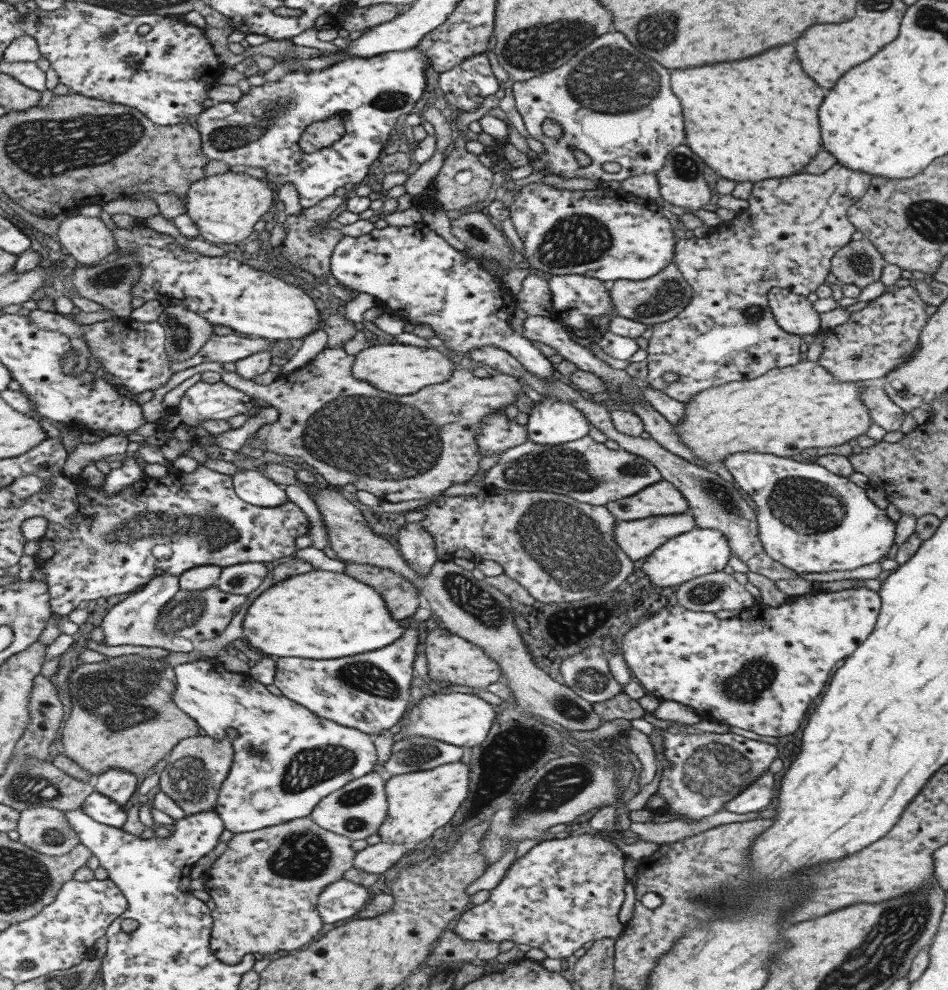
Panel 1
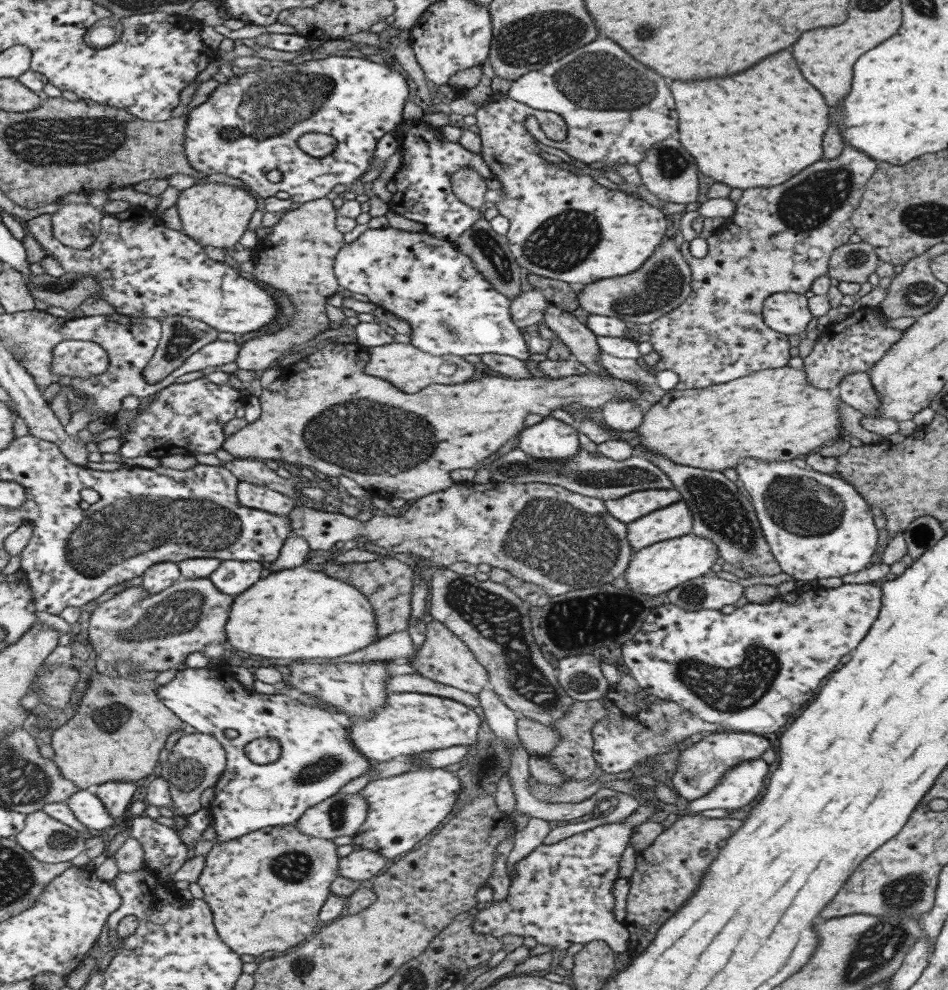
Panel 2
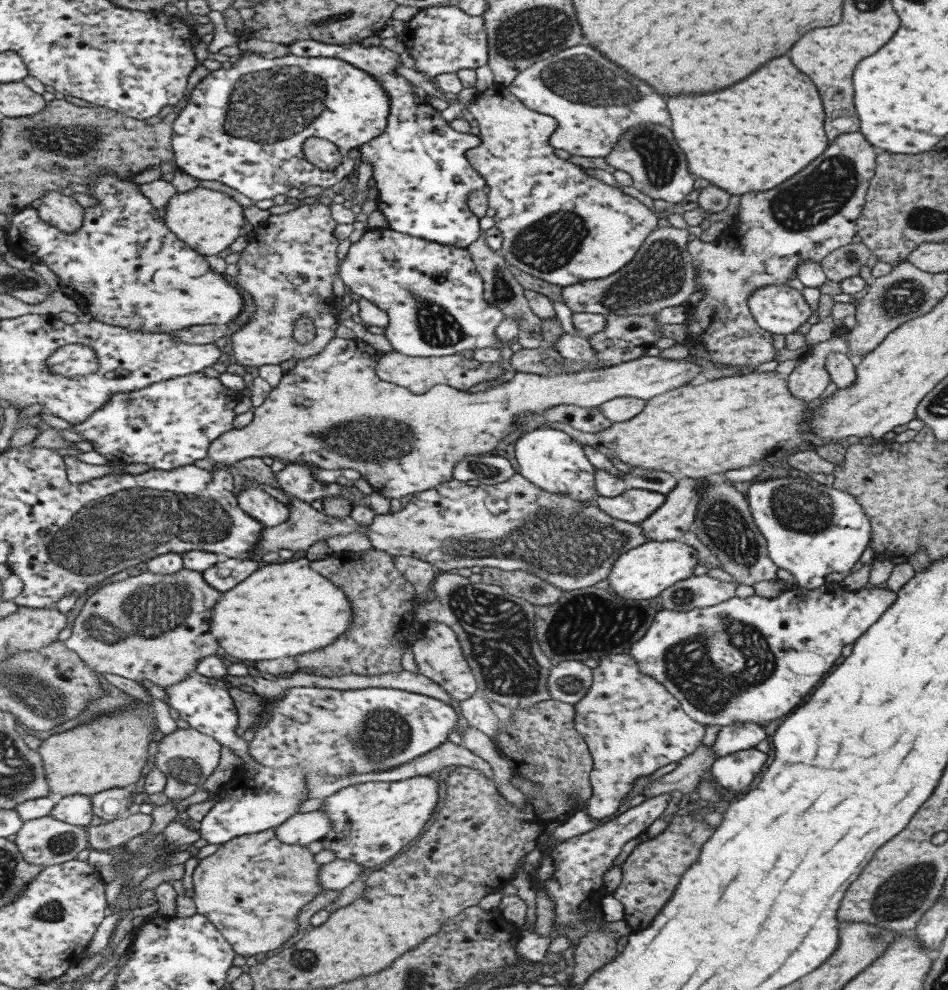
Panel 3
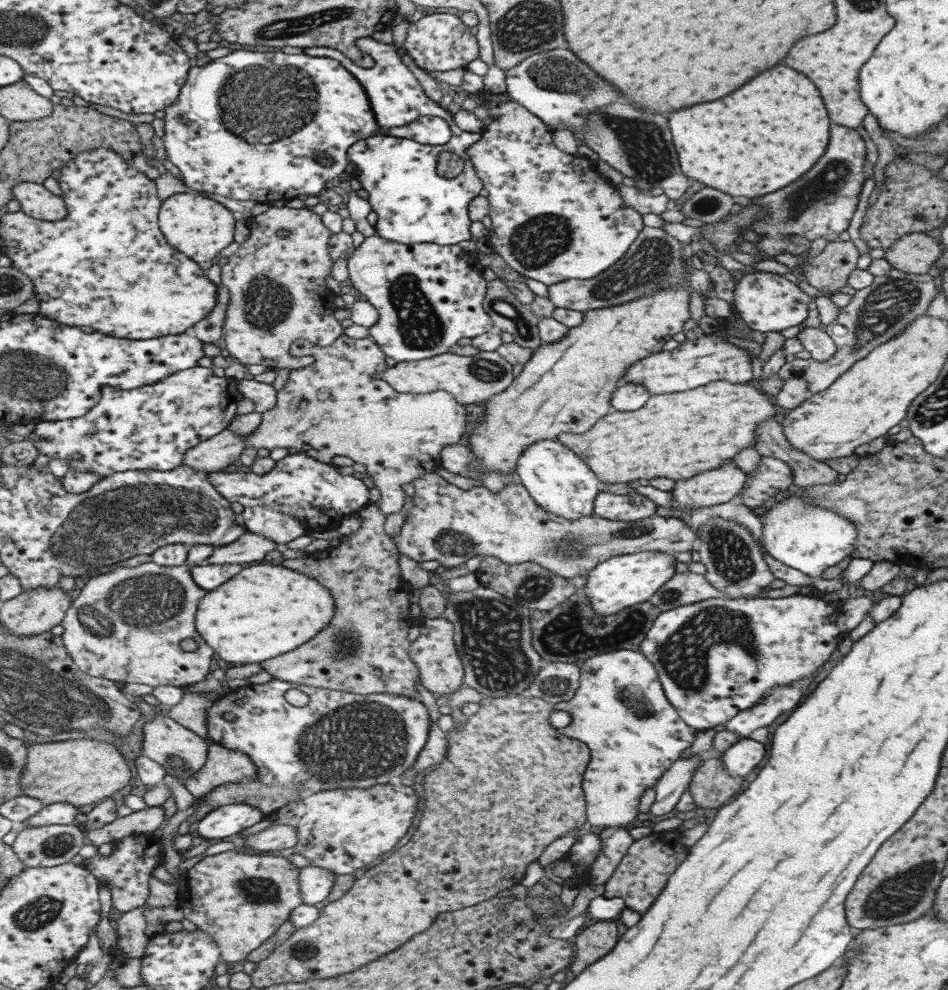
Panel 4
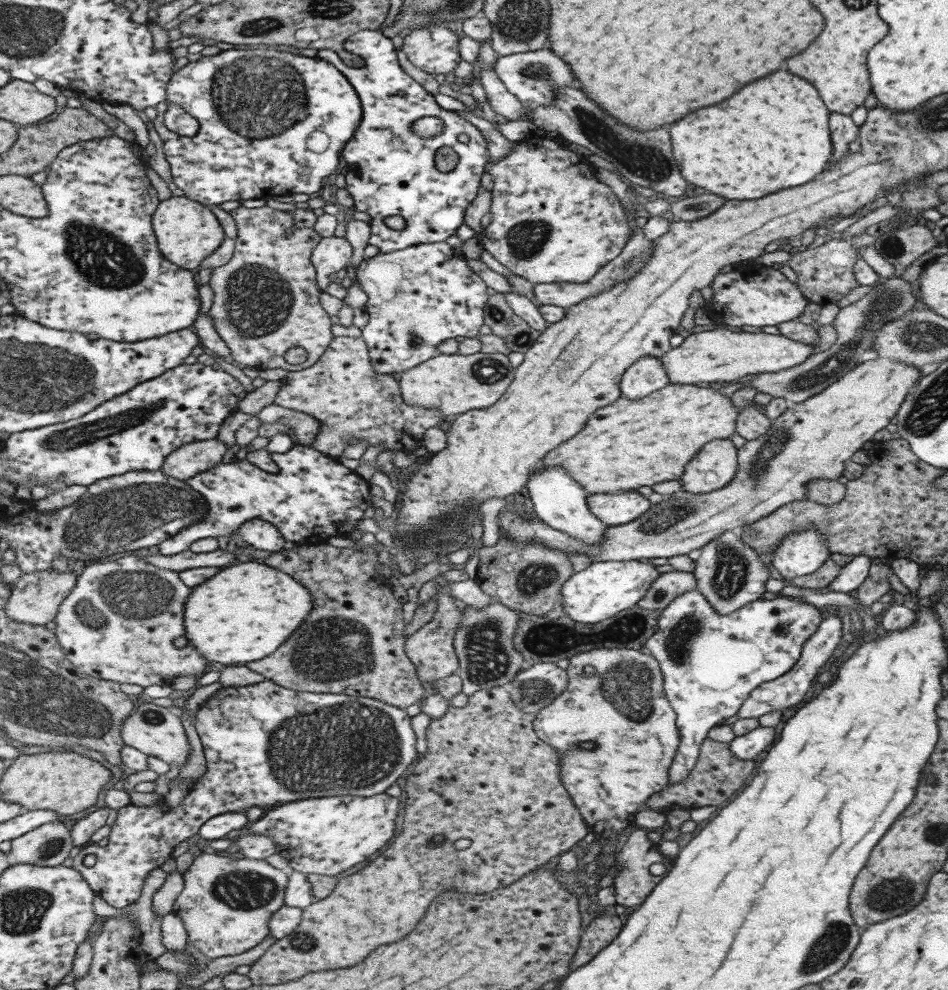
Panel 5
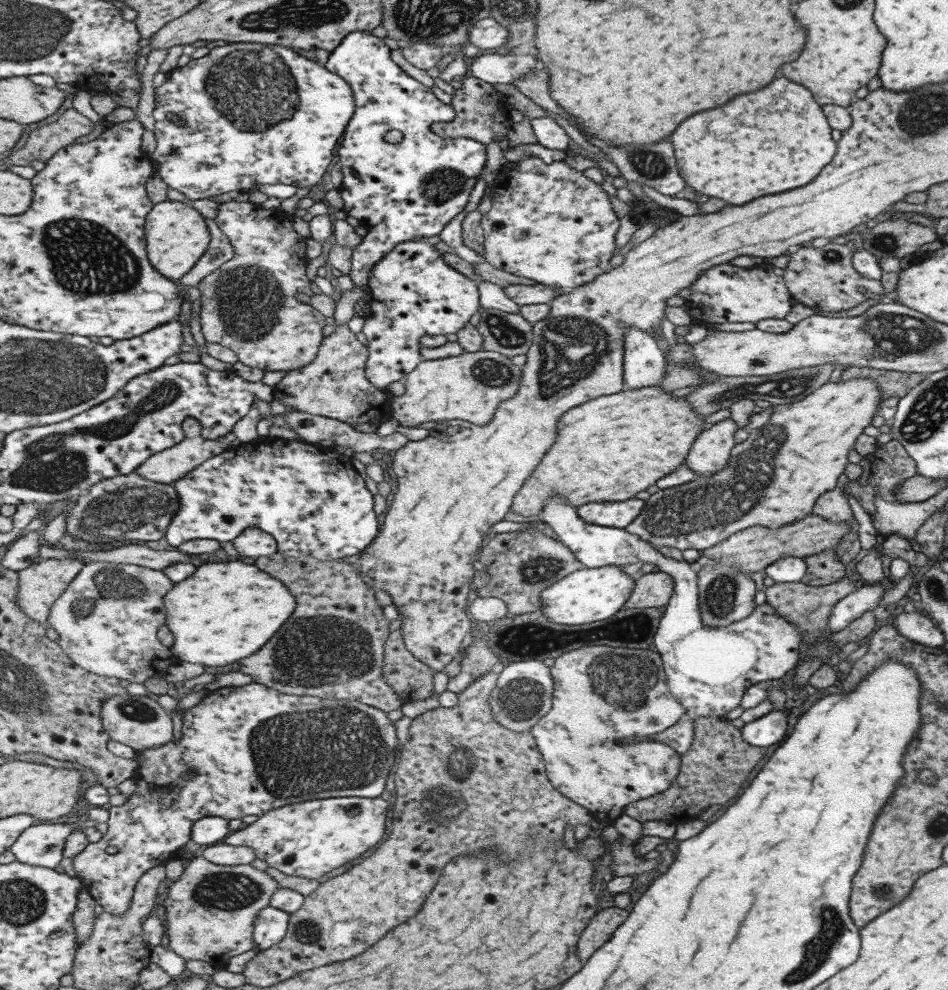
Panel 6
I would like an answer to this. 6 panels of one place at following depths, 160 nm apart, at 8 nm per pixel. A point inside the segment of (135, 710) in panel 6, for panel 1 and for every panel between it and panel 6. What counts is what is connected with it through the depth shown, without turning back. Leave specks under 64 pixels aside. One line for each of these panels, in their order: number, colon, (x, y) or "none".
1: (198, 766)
2: (196, 761)
3: (187, 756)
4: (183, 753)
5: (157, 731)

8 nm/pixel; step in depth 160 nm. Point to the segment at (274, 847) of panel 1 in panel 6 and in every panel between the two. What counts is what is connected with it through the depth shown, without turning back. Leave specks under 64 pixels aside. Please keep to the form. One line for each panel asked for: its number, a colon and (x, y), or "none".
2: (266, 889)
3: (252, 888)
4: (241, 897)
5: (227, 903)
6: (211, 910)

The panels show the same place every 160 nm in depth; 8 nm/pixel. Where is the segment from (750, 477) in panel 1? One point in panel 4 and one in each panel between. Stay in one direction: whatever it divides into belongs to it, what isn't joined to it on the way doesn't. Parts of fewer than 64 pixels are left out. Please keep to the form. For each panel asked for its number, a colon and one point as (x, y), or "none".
2: (816, 526)
3: (810, 529)
4: (805, 537)

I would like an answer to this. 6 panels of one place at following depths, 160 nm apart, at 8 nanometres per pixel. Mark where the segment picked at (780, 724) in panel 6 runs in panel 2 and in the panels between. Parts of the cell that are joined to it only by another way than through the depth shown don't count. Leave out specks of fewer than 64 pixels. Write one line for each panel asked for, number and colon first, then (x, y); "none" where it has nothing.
2: (738, 785)
3: (735, 771)
4: (743, 755)
5: (747, 746)

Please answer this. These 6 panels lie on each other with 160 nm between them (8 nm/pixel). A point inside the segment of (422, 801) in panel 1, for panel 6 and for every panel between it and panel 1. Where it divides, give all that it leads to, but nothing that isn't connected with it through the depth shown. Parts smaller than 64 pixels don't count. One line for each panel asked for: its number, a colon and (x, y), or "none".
2: (402, 809)
3: (372, 821)
4: (343, 829)
5: (326, 836)
6: (310, 839)

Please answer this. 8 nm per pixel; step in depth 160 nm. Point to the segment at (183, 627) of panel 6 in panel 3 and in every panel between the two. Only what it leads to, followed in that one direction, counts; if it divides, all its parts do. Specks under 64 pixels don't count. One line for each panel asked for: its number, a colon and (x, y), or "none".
3: (286, 609)
4: (269, 610)
5: (249, 610)

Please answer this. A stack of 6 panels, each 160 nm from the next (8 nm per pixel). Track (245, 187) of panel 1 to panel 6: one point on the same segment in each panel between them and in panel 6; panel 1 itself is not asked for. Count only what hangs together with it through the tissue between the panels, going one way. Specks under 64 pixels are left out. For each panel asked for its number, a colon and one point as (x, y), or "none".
2: (215, 214)
3: (209, 221)
4: (199, 226)
5: (188, 232)
6: (178, 235)

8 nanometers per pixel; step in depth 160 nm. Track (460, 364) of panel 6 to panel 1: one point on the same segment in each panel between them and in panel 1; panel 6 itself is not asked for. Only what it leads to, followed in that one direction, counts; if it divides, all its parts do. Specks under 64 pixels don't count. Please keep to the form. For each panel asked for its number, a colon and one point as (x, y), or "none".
1: (400, 369)
2: (407, 368)
3: (418, 374)
4: (470, 379)
5: (453, 384)

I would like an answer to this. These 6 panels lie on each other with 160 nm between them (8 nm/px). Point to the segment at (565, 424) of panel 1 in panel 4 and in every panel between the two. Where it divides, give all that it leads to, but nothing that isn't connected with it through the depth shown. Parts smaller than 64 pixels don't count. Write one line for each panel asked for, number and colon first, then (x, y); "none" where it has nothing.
2: (550, 439)
3: (548, 458)
4: (559, 482)

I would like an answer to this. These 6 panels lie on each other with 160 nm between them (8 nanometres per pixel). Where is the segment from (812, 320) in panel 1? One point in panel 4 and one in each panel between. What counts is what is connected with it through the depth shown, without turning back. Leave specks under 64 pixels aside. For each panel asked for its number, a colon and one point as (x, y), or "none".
2: (786, 313)
3: (778, 309)
4: (766, 302)

